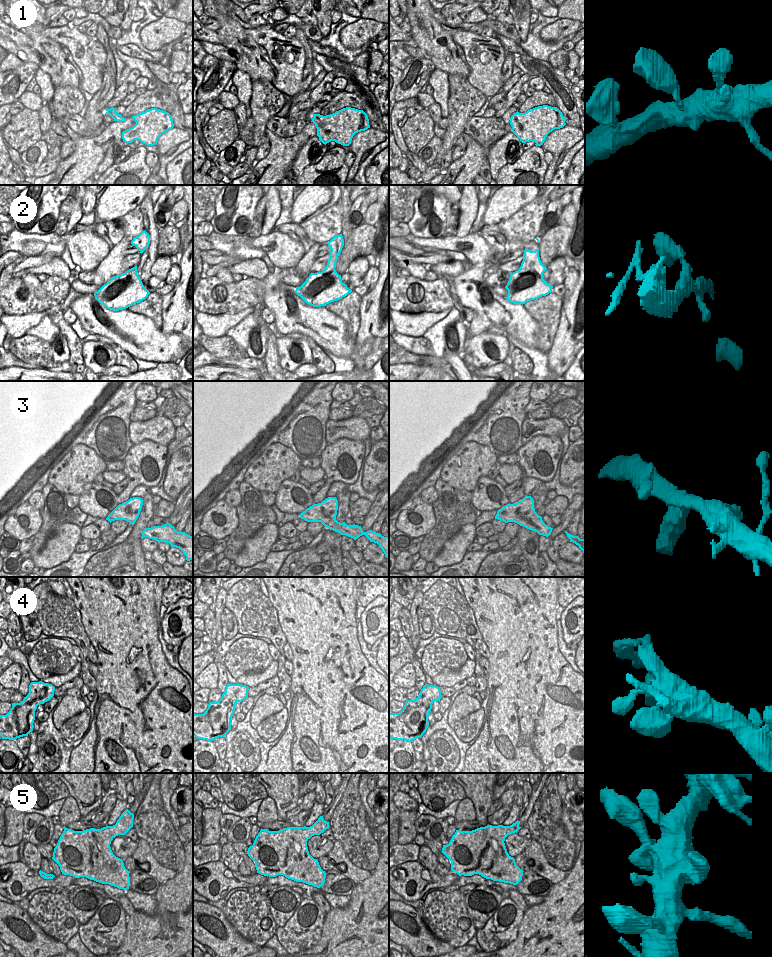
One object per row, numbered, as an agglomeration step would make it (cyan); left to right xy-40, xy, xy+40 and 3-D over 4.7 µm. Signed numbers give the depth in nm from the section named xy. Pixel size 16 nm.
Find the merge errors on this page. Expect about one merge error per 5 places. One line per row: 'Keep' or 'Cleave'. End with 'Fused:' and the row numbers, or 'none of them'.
1: Keep
2: Keep
3: Keep
4: Keep
5: Keep
Fused: none of them

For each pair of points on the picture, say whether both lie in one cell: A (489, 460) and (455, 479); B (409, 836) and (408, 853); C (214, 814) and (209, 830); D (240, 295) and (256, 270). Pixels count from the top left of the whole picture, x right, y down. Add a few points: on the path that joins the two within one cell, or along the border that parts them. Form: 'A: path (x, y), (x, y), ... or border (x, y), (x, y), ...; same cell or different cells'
A: path (481, 460), (474, 460), (463, 471); same cell
B: border (417, 833), (412, 842), (399, 844); different cells
C: path (211, 818), (211, 826); same cell
D: border (245, 276), (253, 276), (262, 280); different cells

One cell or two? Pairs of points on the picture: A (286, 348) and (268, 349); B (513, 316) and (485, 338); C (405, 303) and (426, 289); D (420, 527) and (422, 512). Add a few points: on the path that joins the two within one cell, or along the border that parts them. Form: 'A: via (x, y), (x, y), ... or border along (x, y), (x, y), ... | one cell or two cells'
A: border along (275, 338), (278, 363), (283, 370) | two cells
B: border along (486, 331), (475, 334), (468, 339) | two cells
C: via (412, 303), (419, 304), (425, 296) | one cell
D: via (420, 523), (423, 519), (422, 516) | one cell

